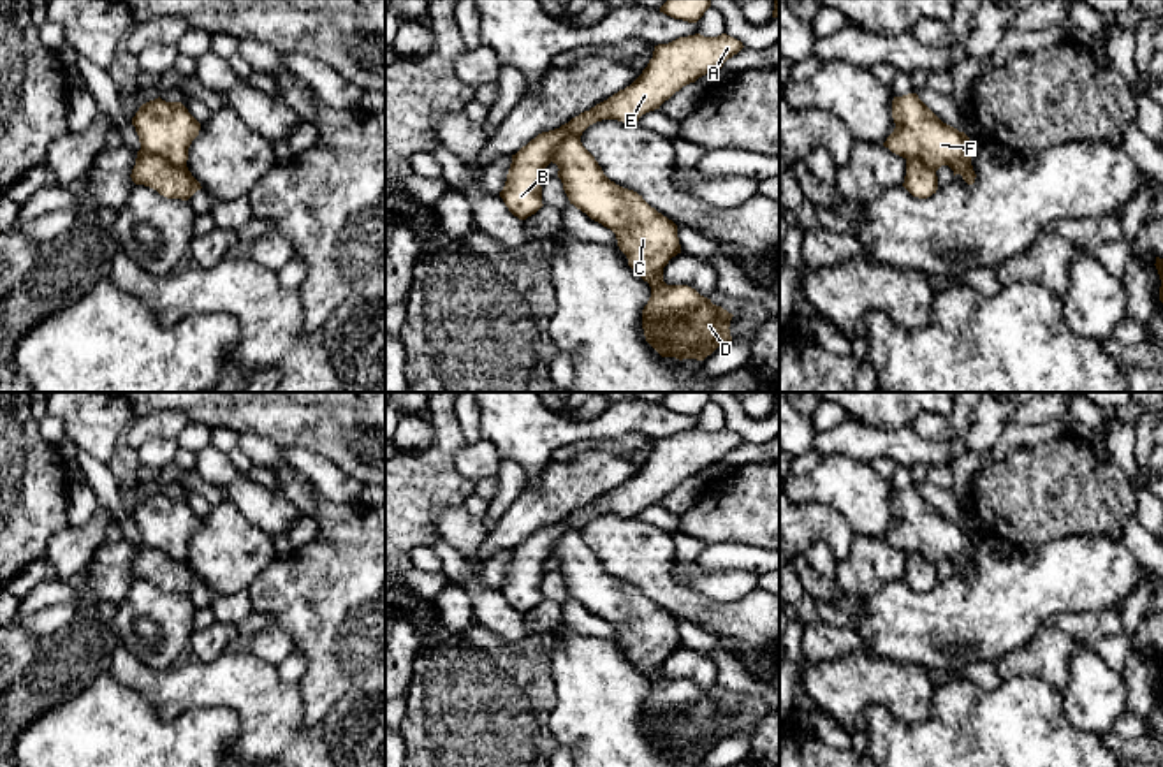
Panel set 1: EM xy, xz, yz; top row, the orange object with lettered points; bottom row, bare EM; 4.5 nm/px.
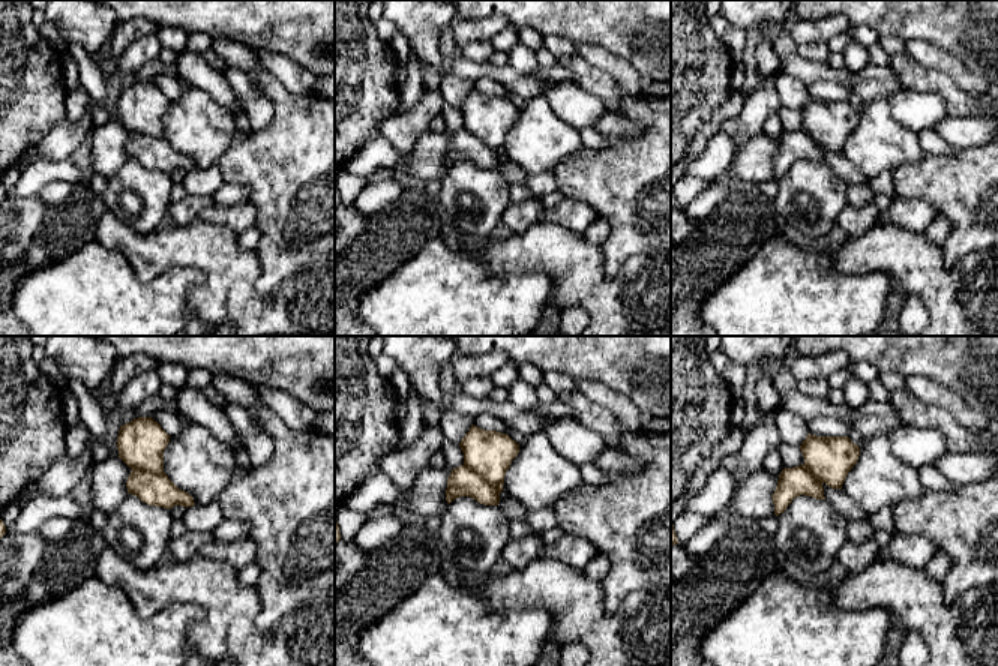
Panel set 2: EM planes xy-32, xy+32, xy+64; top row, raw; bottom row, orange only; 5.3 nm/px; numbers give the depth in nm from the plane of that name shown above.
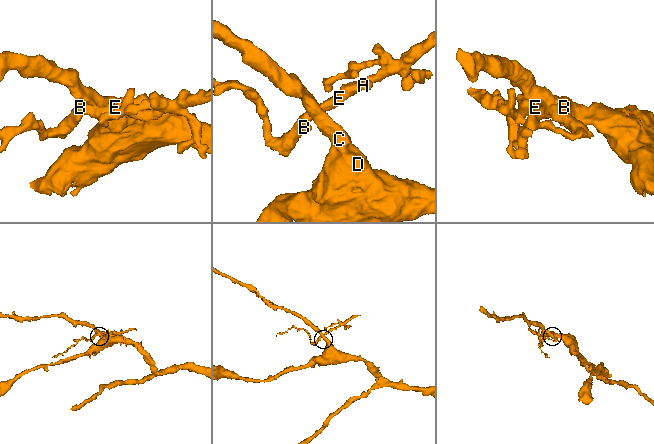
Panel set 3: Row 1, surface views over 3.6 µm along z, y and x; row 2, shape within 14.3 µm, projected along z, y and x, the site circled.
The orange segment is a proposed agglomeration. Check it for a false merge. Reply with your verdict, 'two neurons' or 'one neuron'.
two neurons

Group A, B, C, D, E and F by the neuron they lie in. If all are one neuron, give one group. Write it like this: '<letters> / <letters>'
A B E / C D F

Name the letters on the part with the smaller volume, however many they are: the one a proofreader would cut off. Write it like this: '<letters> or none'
A, B, E

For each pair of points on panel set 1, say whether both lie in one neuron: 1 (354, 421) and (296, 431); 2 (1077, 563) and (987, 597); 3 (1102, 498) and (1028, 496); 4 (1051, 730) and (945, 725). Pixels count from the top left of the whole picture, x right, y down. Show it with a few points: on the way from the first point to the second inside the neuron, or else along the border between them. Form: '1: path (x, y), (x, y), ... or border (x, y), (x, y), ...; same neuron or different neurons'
1: path (340, 421), (310, 421); same neuron
2: path (1054, 579), (1010, 597); same neuron
3: path (1084, 498), (1045, 496); same neuron
4: path (1024, 730), (972, 730); same neuron

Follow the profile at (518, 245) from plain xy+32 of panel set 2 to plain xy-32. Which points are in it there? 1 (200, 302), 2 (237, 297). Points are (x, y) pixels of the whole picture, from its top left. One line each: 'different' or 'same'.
1: same
2: same

